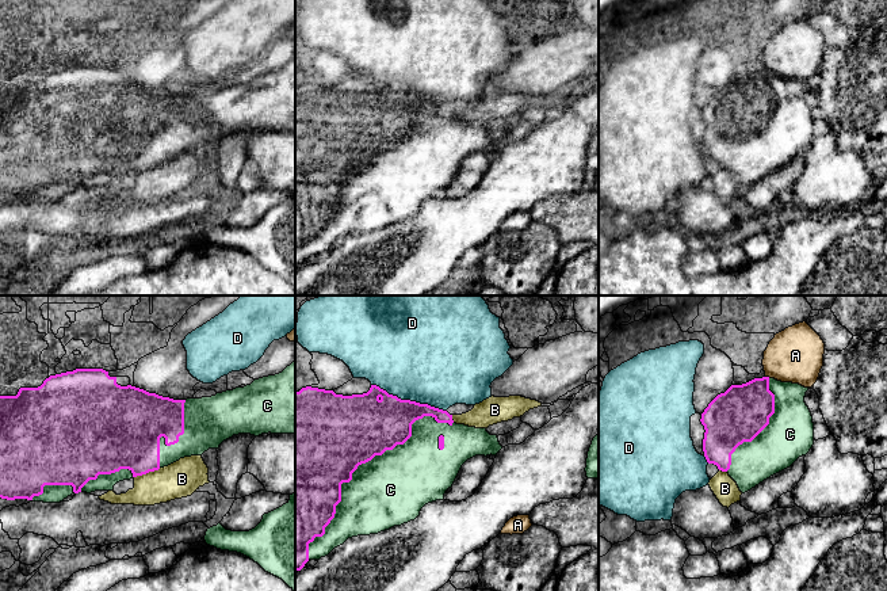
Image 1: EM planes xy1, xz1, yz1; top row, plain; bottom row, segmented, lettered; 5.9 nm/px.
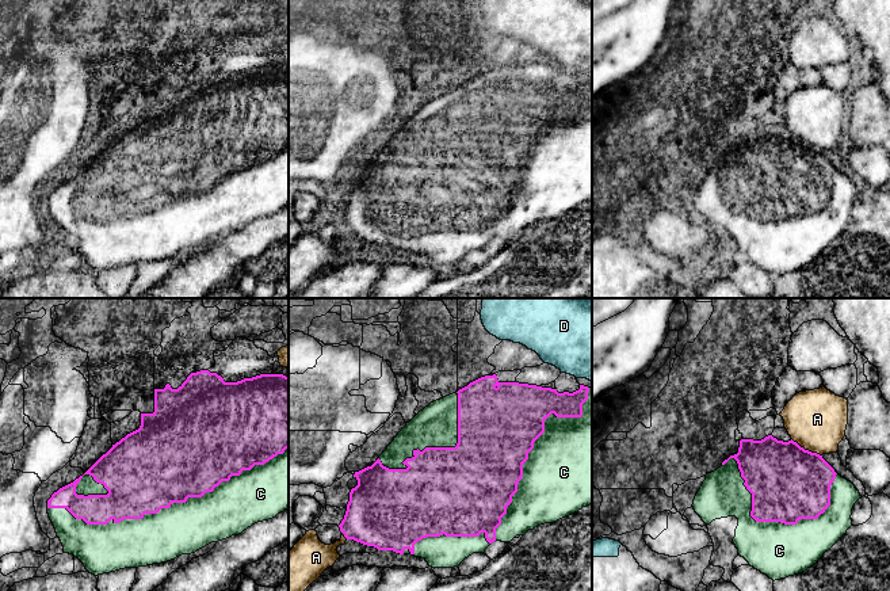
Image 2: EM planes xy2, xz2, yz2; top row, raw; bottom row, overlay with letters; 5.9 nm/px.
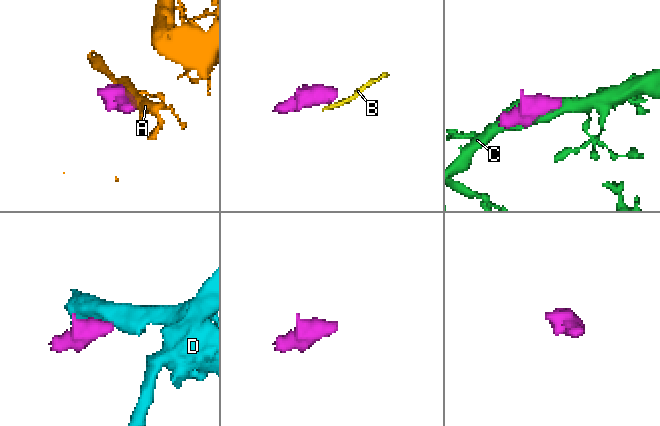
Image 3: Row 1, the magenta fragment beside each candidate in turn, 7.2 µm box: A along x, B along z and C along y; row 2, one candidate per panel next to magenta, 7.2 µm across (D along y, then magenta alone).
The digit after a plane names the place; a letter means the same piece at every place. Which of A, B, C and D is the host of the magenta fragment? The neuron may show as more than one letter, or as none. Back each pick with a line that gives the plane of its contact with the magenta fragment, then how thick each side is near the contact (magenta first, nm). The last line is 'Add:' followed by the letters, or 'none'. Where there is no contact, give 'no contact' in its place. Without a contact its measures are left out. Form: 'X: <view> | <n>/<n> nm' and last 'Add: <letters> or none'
C: xy2 | 480/300 nm
Add: C

